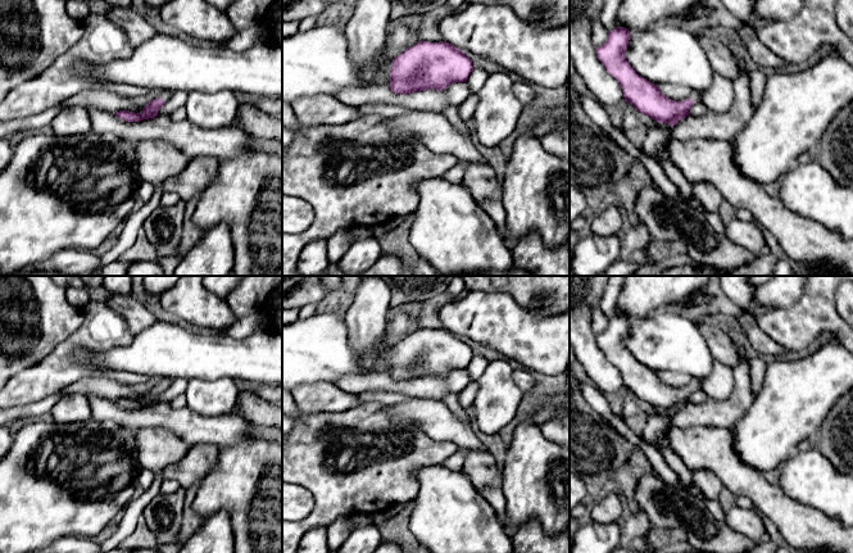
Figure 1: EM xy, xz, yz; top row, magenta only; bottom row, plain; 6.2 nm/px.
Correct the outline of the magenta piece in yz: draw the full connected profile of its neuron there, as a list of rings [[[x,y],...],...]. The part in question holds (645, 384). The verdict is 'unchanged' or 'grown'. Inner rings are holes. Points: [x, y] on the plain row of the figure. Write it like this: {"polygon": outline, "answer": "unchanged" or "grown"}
{"polygon": [[[616,314],[608,319],[607,327],[595,335],[596,344],[613,363],[622,376],[626,390],[630,390],[640,400],[652,407],[675,413],[689,403],[689,396],[695,389],[700,389],[700,380],[693,377],[685,387],[676,389],[664,384],[658,372],[639,363],[626,348],[625,337],[629,334],[630,318]]], "answer": "grown"}

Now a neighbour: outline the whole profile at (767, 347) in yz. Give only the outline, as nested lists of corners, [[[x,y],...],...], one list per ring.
[[[741,311],[738,316],[738,319],[745,331],[752,346],[763,357],[772,359],[786,352],[779,343],[767,336],[759,328],[754,318],[748,312]]]

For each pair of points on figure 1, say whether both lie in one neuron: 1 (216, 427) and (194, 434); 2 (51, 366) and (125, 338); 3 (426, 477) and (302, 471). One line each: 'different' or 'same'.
1: same
2: same
3: different

